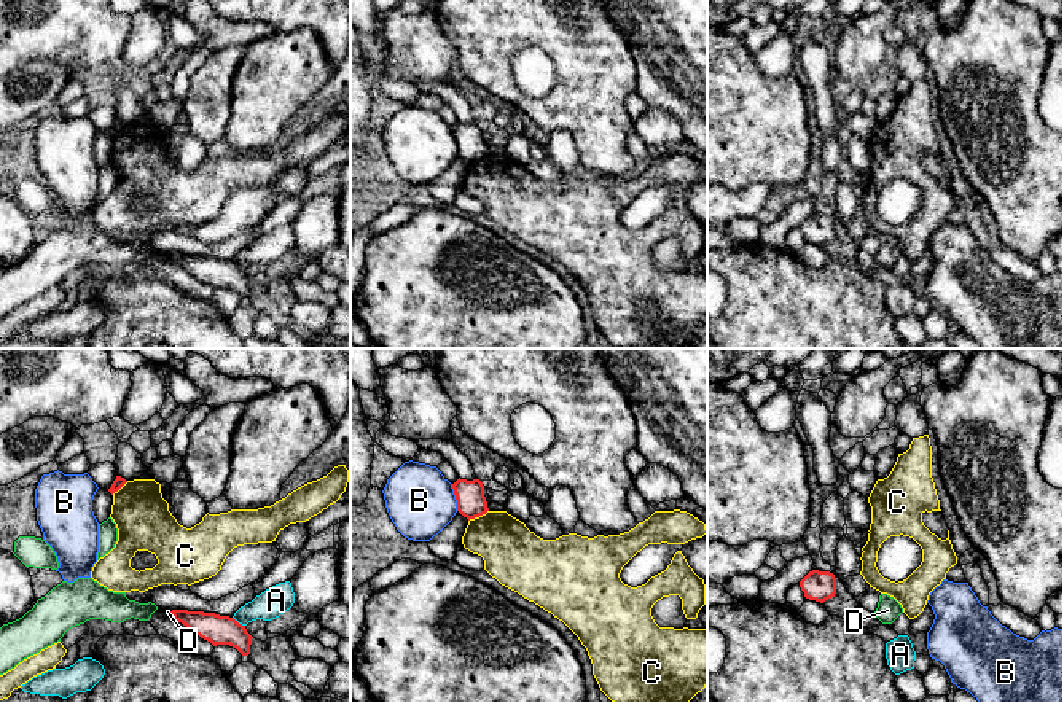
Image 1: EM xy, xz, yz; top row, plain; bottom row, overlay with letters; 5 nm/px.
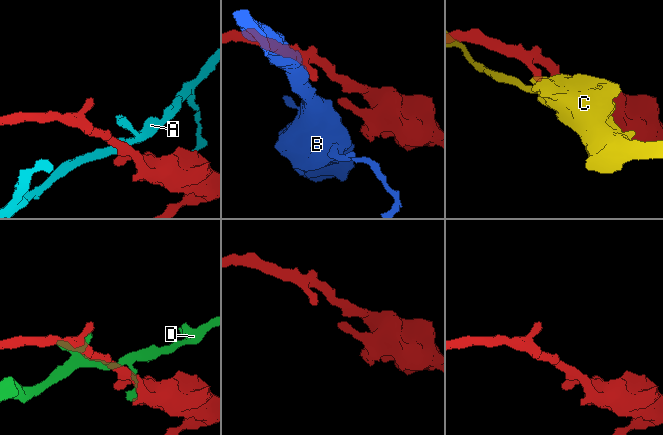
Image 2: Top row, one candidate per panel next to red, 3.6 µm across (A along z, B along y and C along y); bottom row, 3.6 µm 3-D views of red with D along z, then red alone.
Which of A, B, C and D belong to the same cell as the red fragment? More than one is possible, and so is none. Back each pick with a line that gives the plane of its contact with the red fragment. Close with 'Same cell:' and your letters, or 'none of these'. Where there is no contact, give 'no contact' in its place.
Same cell: none of these

